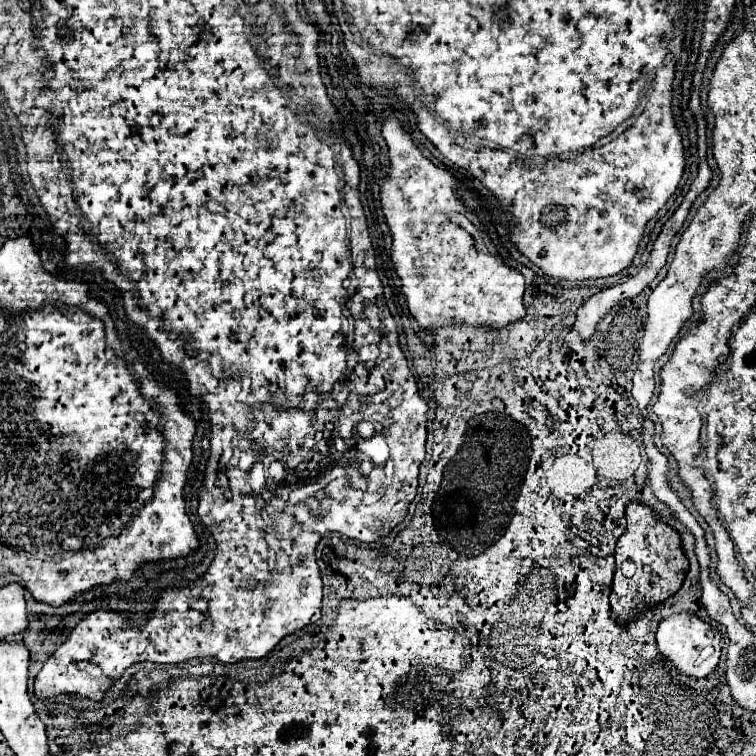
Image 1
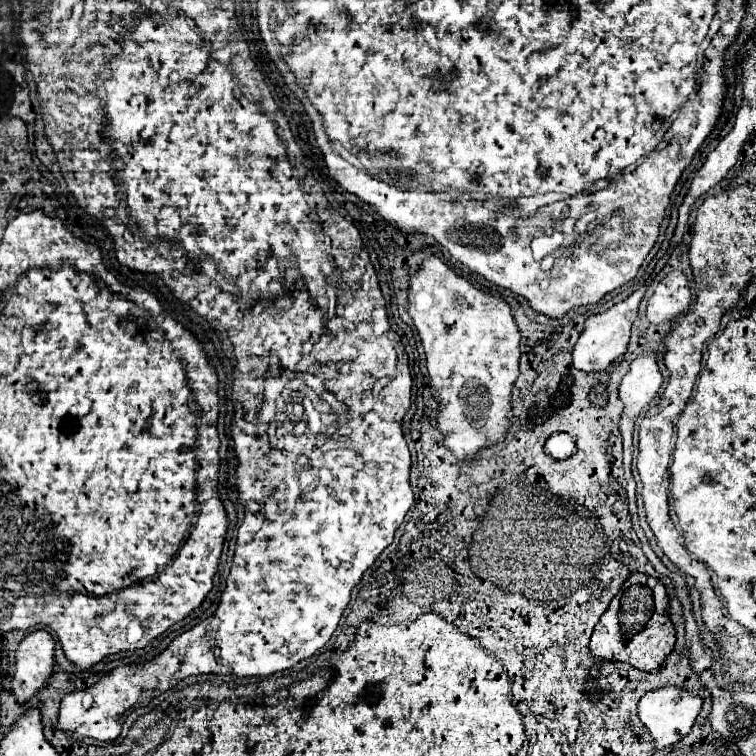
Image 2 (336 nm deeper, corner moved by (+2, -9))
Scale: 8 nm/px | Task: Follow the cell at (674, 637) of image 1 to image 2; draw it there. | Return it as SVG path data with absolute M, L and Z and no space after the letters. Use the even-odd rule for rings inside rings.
M663 686L663 688L655 688L645 692L645 696L639 700L639 708L637 714L641 718L641 722L645 724L645 728L649 730L649 734L653 736L655 748L665 748L671 746L675 742L679 742L683 736L689 734L699 710L703 706L703 698L685 690L683 686Z

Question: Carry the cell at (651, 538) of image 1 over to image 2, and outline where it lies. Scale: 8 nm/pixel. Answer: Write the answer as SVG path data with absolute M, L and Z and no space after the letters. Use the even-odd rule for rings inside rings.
M633 572L621 586L619 594L611 600L609 608L599 618L589 650L595 658L627 662L633 668L653 672L661 668L661 662L675 646L675 626L667 616L669 592L659 578L643 572Z

